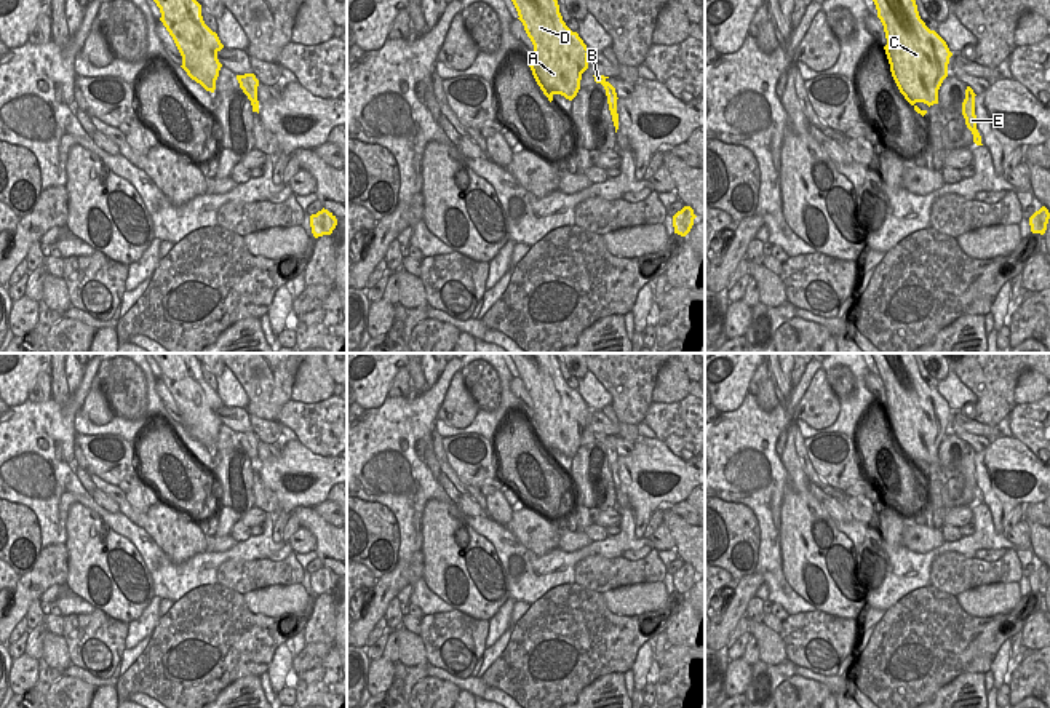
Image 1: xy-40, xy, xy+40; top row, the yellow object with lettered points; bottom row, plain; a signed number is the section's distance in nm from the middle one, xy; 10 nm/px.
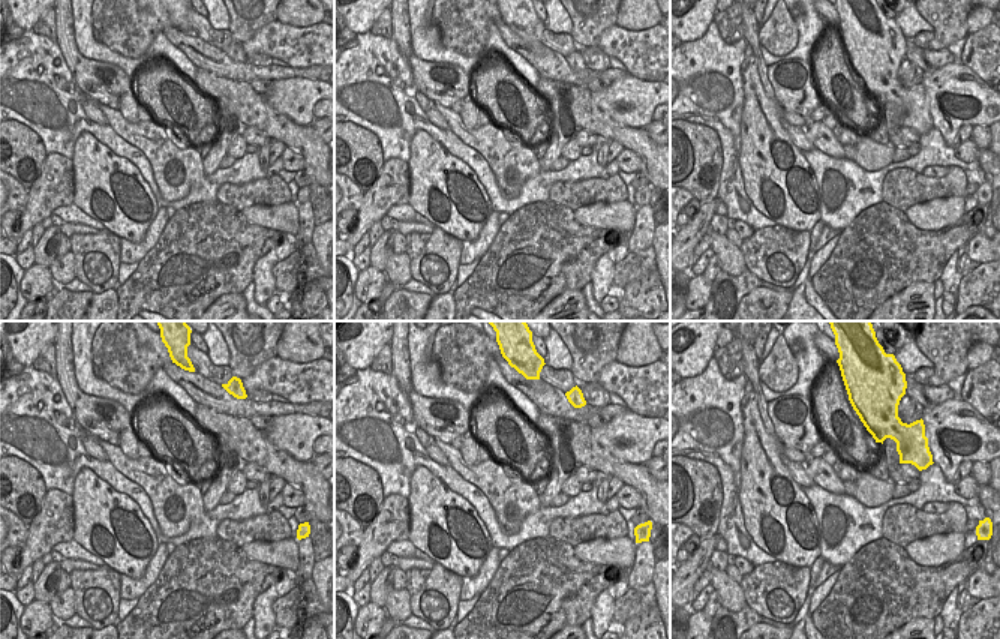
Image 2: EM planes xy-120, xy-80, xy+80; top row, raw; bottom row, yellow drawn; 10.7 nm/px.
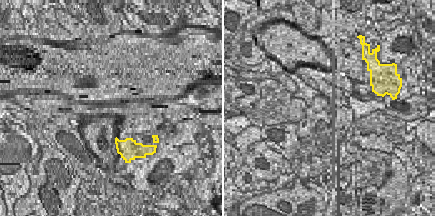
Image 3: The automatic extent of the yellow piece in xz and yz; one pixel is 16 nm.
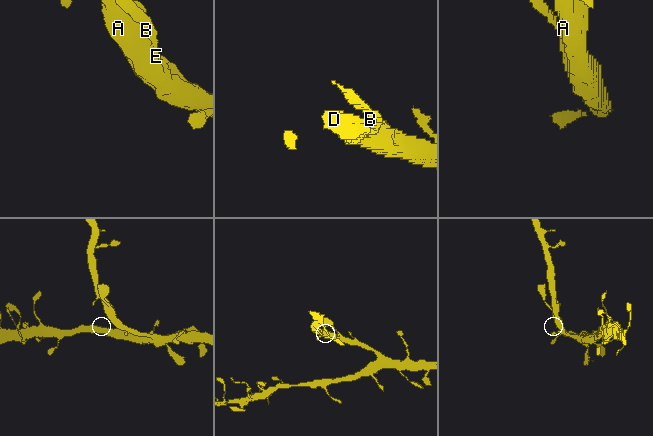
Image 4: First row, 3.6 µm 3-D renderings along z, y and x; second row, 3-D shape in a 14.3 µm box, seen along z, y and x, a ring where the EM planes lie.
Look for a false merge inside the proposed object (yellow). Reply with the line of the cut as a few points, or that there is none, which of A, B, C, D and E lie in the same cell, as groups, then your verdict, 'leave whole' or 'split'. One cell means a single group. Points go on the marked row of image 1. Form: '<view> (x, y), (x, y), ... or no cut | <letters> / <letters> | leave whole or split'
no cut | A B C D E | leave whole

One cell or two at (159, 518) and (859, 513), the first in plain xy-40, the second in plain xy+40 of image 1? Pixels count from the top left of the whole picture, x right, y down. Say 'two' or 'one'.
two

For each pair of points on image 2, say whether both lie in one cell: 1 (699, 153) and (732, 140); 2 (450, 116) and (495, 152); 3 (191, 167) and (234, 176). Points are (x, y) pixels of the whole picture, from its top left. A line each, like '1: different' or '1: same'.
1: different
2: same
3: different

